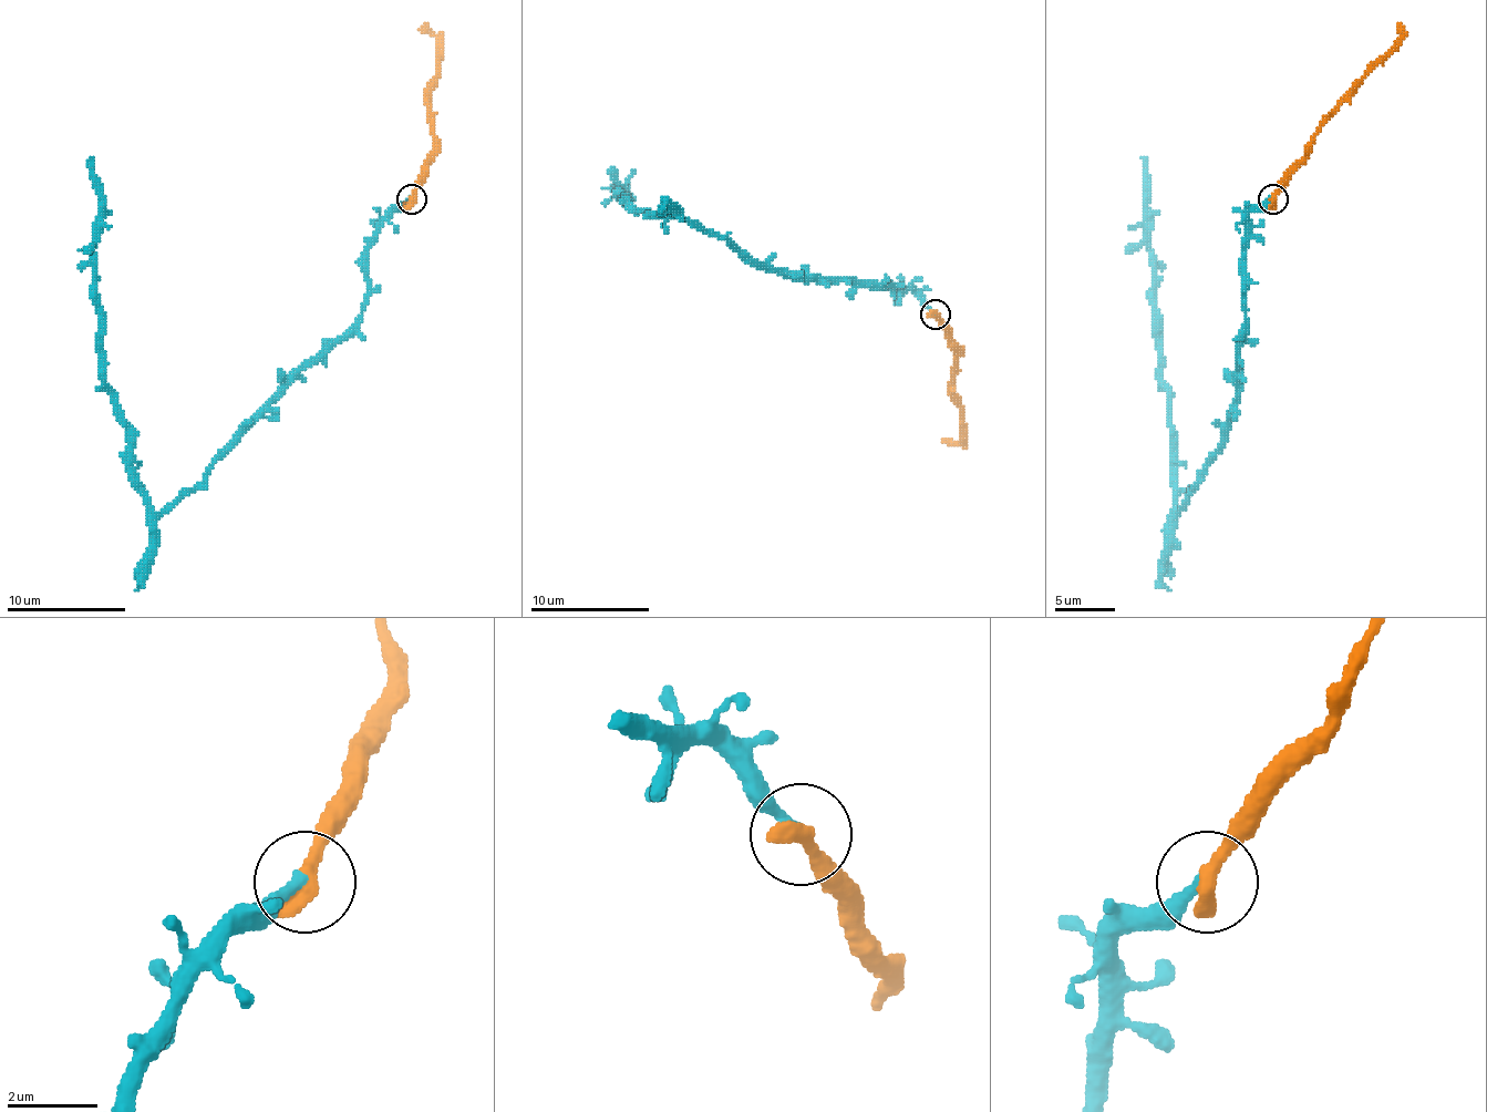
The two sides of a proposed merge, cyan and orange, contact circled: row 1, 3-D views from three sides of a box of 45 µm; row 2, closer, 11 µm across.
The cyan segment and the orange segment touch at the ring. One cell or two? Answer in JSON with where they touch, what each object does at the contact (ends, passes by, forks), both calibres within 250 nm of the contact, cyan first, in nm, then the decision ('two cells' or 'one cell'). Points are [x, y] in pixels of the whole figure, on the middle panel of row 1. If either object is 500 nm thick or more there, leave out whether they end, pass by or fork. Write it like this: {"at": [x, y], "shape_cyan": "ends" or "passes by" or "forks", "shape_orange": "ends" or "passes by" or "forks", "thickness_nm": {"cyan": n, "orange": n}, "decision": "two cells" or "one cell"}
{"at": [936, 315], "thickness_nm": {"cyan": 260, "orange": 500}, "decision": "one cell"}

